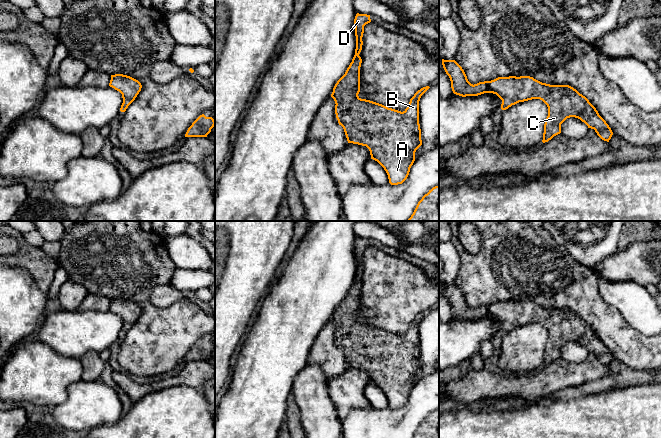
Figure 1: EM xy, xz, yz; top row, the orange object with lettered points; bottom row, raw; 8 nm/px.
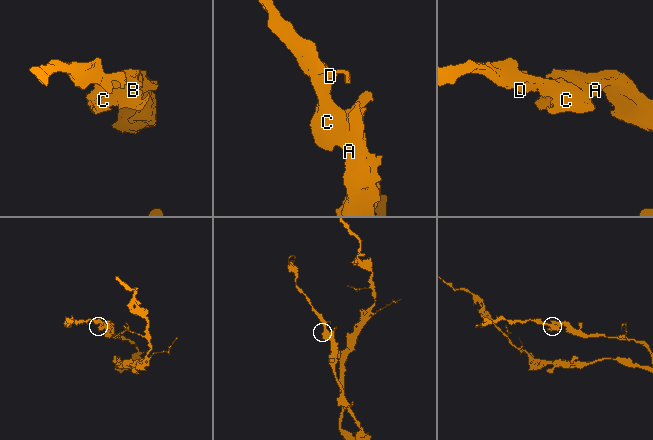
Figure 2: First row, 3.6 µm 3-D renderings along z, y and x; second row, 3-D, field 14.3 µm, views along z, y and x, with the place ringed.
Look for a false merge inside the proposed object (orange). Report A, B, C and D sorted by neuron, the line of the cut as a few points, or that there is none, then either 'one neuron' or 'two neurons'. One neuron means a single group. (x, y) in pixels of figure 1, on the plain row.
A B C D | no cut | one neuron

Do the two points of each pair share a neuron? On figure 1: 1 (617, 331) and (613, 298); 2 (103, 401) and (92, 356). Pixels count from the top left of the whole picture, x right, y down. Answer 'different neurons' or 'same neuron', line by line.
1: different neurons
2: different neurons

